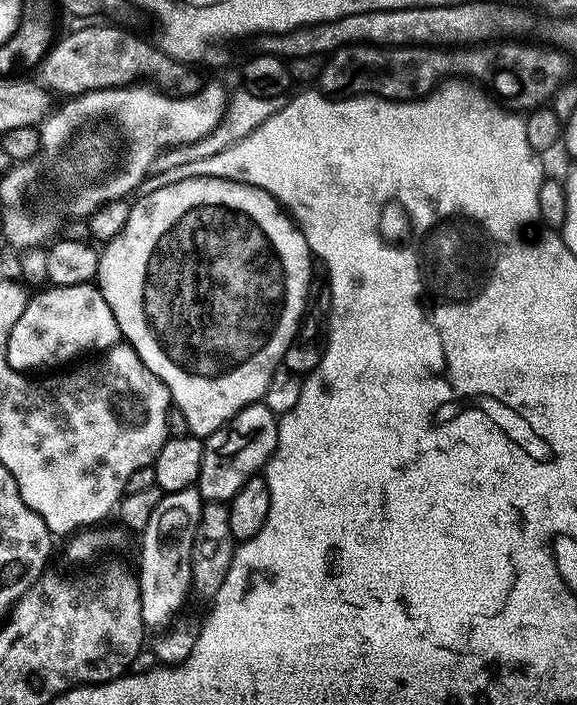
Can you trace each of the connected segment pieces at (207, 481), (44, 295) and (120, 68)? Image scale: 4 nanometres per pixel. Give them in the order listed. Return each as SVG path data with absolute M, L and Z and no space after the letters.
M257 402L238 410L234 418L211 432L204 440L202 470L198 481L203 499L208 502L227 502L234 494L238 494L244 483L257 475L274 454L279 425L277 413L271 412L262 402Z
M95 283L90 284L79 284L78 286L62 286L61 288L55 286L45 287L43 290L45 292L40 292L31 297L29 299L28 305L26 306L26 310L22 310L22 314L18 318L18 322L14 322L14 330L10 330L10 338L8 339L8 364L12 367L16 372L22 372L25 374L31 373L31 368L56 368L59 369L61 366L59 364L64 364L67 360L75 361L77 358L75 356L80 356L83 352L88 352L91 348L100 348L96 350L107 350L114 345L121 343L122 337L120 335L120 327L118 326L118 322L114 318L114 314L110 310L110 306L106 306L106 298L102 298L102 294L100 293L99 288L96 287Z
M92 22L89 28L80 28L69 36L61 35L49 48L38 65L39 83L49 92L61 97L82 96L103 88L127 88L137 82L147 82L169 96L192 96L202 87L202 79L191 63L175 60L155 43L147 44L120 28L111 28L108 22Z

